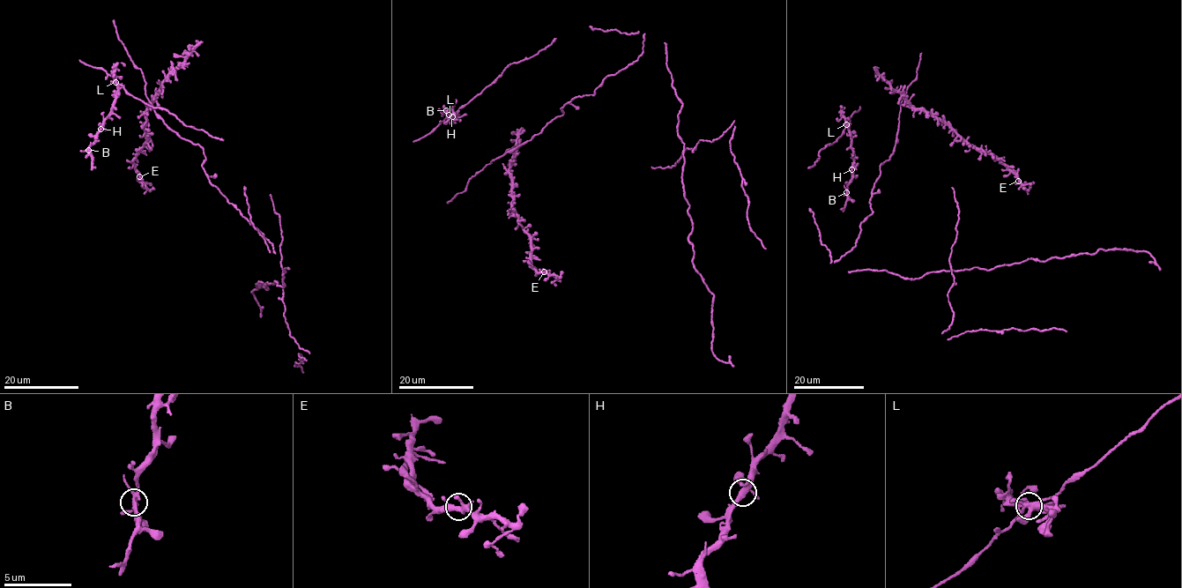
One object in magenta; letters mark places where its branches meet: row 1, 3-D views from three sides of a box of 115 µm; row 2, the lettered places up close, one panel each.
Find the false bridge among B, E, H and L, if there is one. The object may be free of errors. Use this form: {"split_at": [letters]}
{"split_at": ["B"]}

